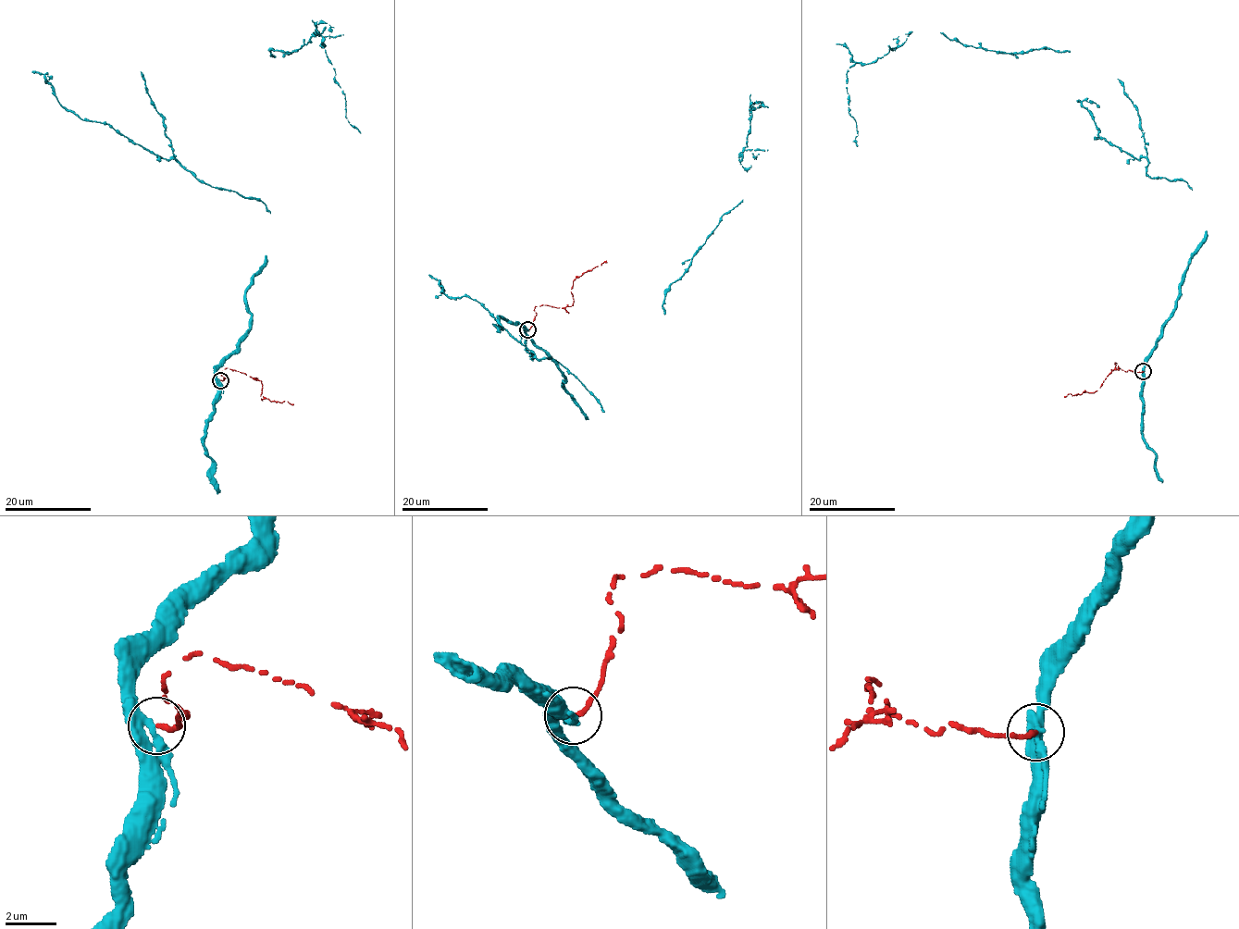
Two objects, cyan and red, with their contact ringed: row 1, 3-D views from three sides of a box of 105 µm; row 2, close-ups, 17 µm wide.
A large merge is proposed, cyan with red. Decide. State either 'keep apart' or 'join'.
keep apart

